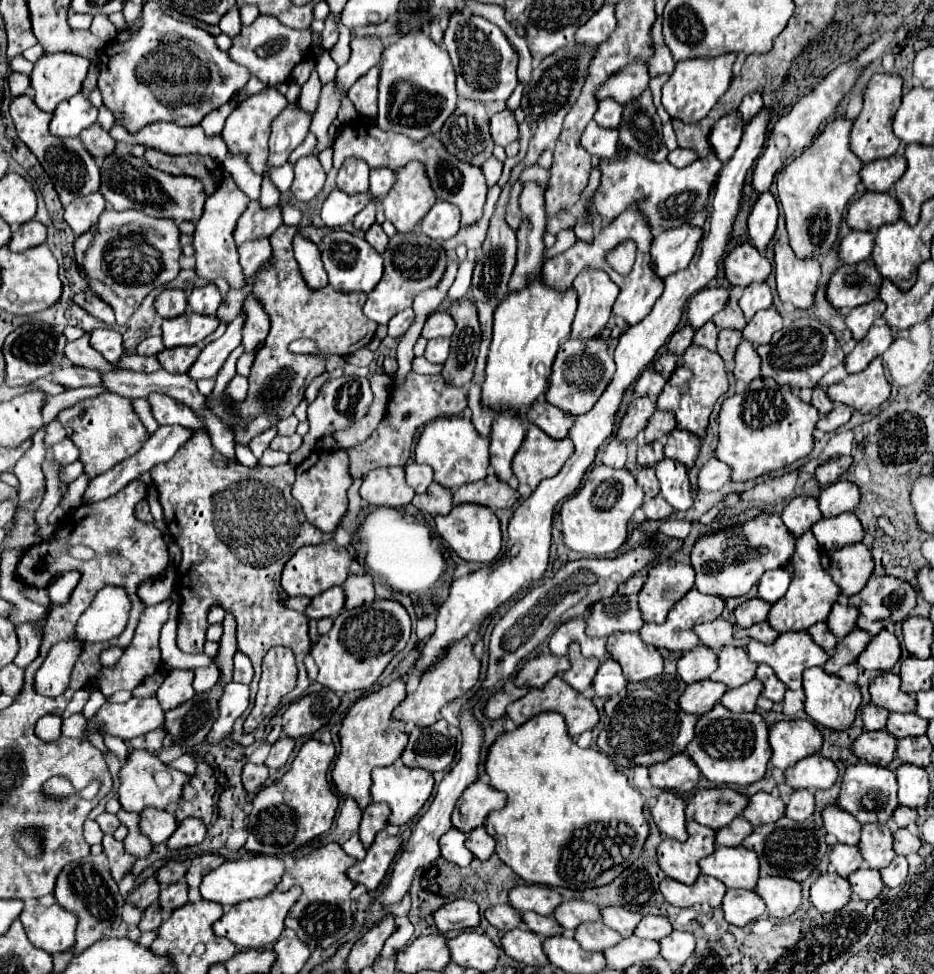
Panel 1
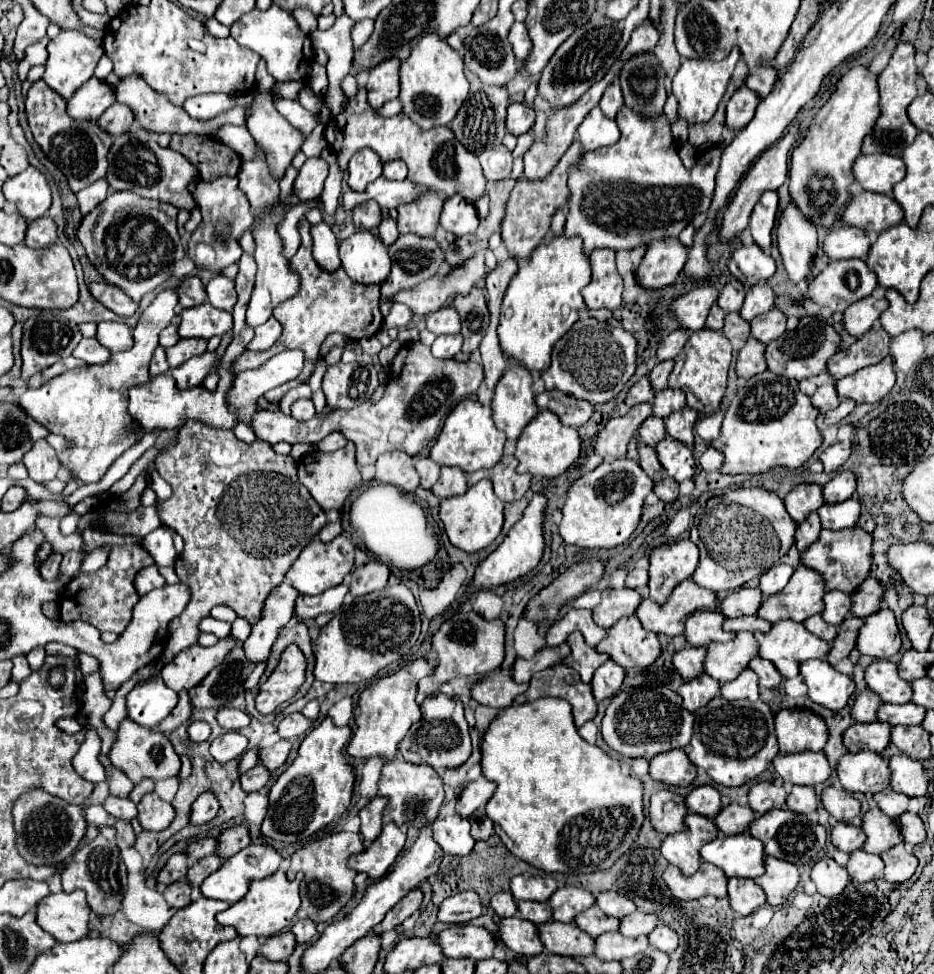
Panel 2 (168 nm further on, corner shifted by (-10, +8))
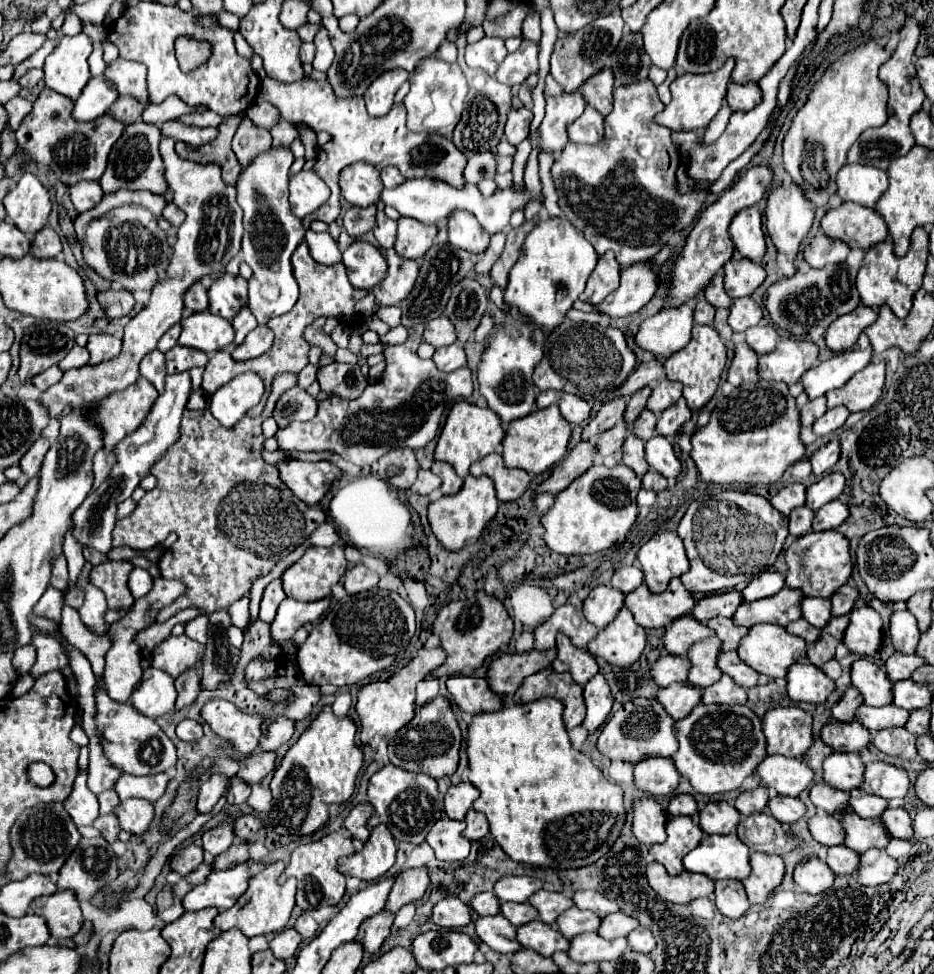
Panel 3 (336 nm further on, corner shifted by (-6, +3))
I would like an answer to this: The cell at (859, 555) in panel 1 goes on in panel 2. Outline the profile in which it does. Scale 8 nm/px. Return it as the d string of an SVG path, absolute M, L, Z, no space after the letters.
M851 527L847 531L827 531L823 529L819 539L801 551L801 561L805 567L819 571L825 579L827 589L837 589L843 593L853 593L859 583L865 581L871 569L871 535L865 533L861 527Z

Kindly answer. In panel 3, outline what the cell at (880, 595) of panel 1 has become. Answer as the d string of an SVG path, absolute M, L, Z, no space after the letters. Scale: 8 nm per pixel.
M845 584L831 598L831 602L833 602L831 612L833 612L833 616L845 616L845 614L849 614L855 608L857 600L859 600L859 590L853 584Z

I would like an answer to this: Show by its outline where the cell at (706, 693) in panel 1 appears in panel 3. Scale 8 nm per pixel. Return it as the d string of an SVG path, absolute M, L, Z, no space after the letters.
M681 682L681 684L671 684L667 688L659 690L657 700L665 706L665 710L675 718L689 716L689 712L701 702L701 690L695 688L693 684Z

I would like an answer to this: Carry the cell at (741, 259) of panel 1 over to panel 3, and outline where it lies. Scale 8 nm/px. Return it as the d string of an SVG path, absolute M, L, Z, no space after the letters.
M749 258L729 260L723 270L725 270L725 290L733 300L751 296L767 276L765 268L753 264Z

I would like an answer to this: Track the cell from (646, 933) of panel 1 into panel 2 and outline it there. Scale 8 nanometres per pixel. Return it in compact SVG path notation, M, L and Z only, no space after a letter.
M633 911L631 915L625 915L621 919L619 933L625 935L625 937L639 937L639 935L647 935L649 931L653 931L655 925L657 925L657 917L655 915Z

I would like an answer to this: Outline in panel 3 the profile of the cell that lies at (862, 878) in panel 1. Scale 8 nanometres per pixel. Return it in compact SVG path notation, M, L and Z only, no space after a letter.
M847 846L829 848L825 862L835 874L857 874L859 872L859 854L851 852L851 848Z

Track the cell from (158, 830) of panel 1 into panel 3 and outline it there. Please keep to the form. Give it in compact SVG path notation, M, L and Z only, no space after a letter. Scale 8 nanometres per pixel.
M131 798L115 808L115 816L119 818L123 830L131 834L145 834L155 818L155 808L149 800Z

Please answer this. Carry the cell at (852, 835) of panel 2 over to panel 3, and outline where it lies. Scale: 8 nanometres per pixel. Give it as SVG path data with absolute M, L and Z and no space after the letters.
M817 812L813 820L809 820L809 830L813 838L825 846L839 846L845 842L845 830L835 816L827 816L825 812Z

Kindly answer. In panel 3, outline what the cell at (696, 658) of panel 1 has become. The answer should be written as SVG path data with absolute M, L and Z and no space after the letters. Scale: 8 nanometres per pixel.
M661 656L653 664L653 678L661 688L673 684L673 682L685 682L687 680L687 670L691 668L691 662L679 656Z

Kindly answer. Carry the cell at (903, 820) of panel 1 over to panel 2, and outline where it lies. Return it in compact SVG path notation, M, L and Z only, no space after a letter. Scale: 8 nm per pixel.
M891 789L881 791L879 795L871 795L871 799L873 799L875 805L877 805L885 815L889 815L891 819L897 819L901 813L905 813L905 811L907 811L907 801L909 801L907 795L895 793L895 791L891 791Z

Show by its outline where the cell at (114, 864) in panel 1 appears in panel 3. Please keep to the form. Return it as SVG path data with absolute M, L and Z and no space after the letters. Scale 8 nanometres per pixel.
M115 814L99 816L99 818L93 822L93 826L101 832L101 836L103 836L109 844L113 844L113 842L117 840L119 832L121 832L121 826L119 826L119 820L117 820Z

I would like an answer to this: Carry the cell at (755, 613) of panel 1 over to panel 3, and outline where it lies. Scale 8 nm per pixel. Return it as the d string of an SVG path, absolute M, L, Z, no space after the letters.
M723 592L723 594L715 594L715 596L705 596L699 600L699 604L695 606L693 618L697 618L699 622L709 622L715 616L725 616L725 618L733 618L733 614L737 612L737 608L741 606L743 596L741 592Z

